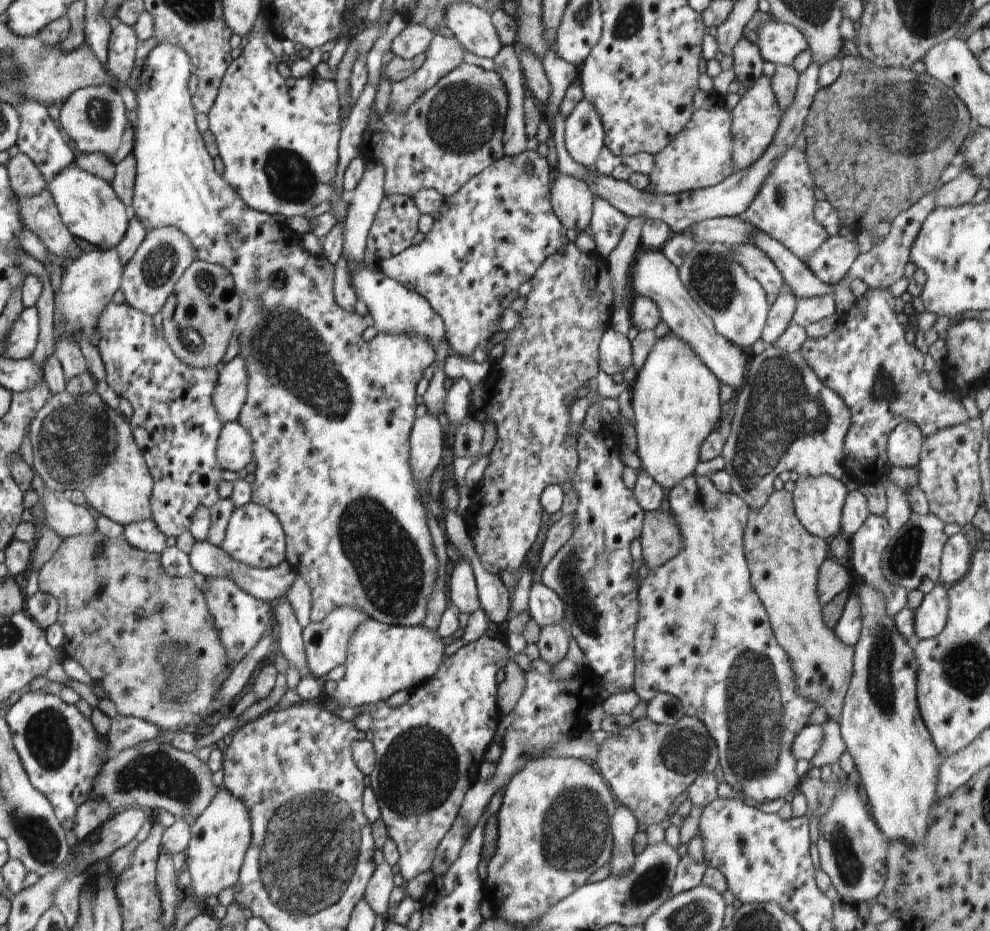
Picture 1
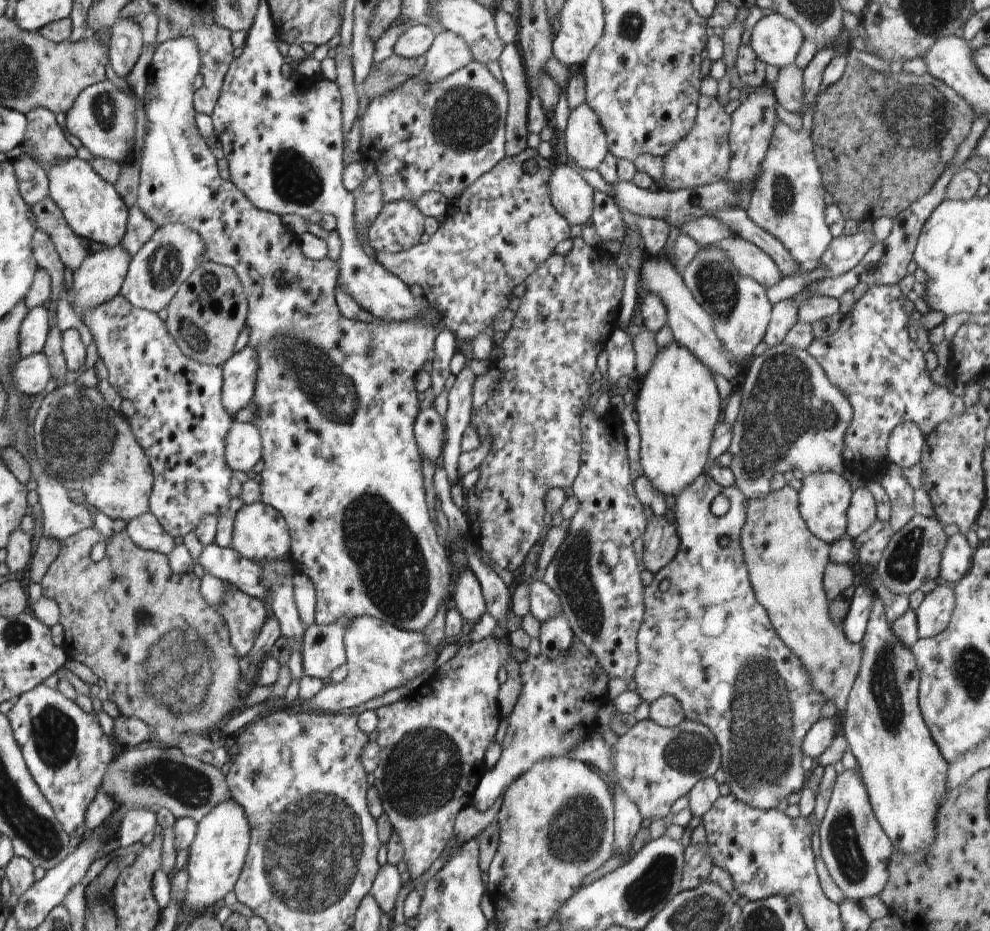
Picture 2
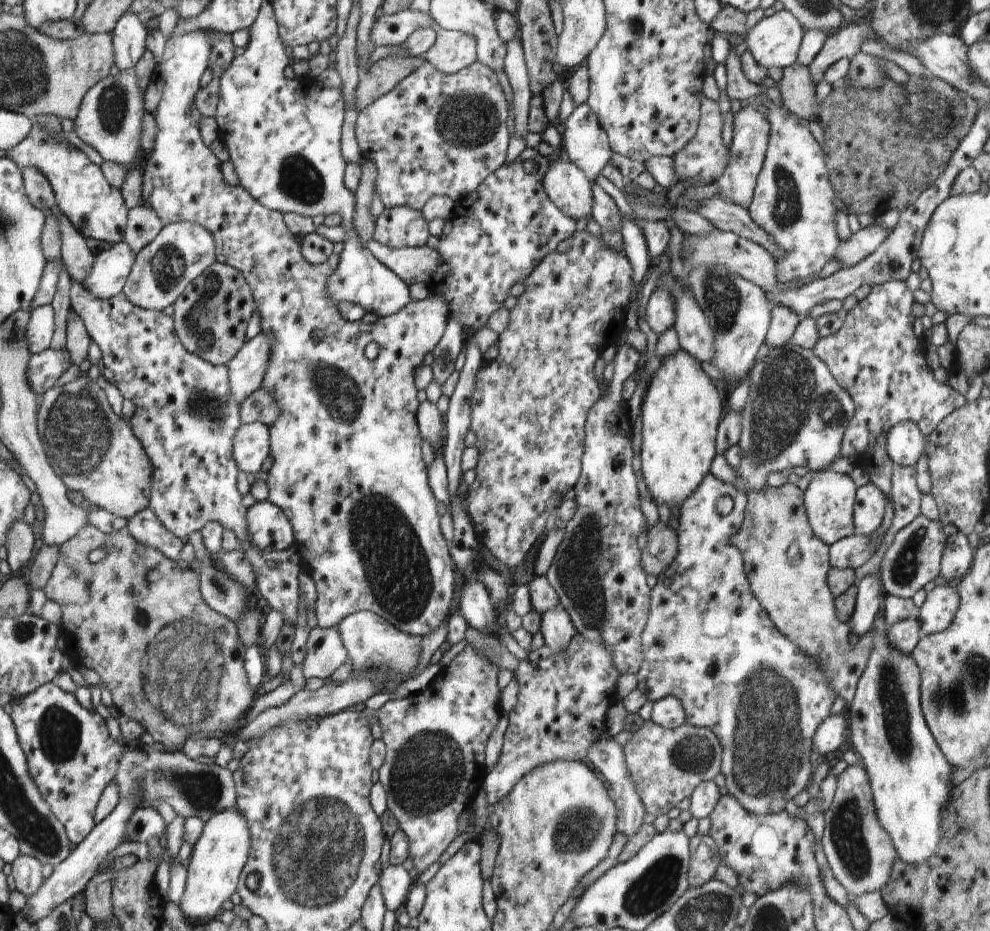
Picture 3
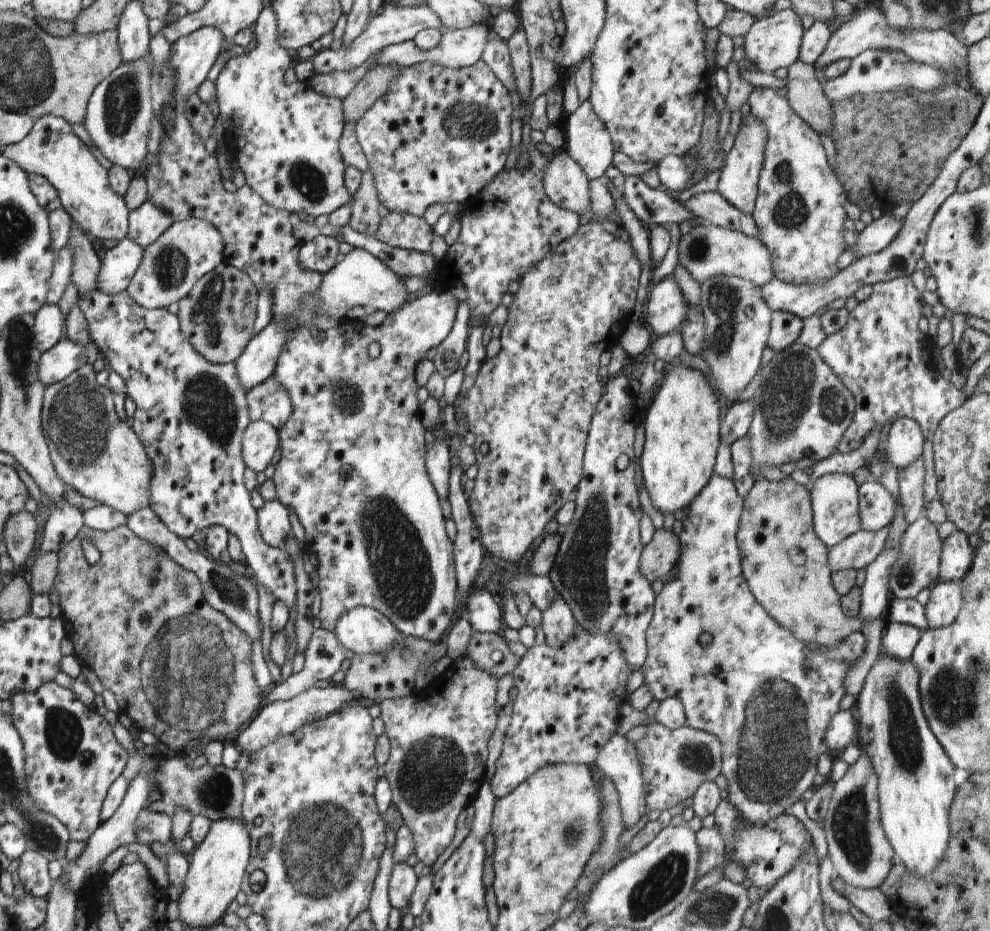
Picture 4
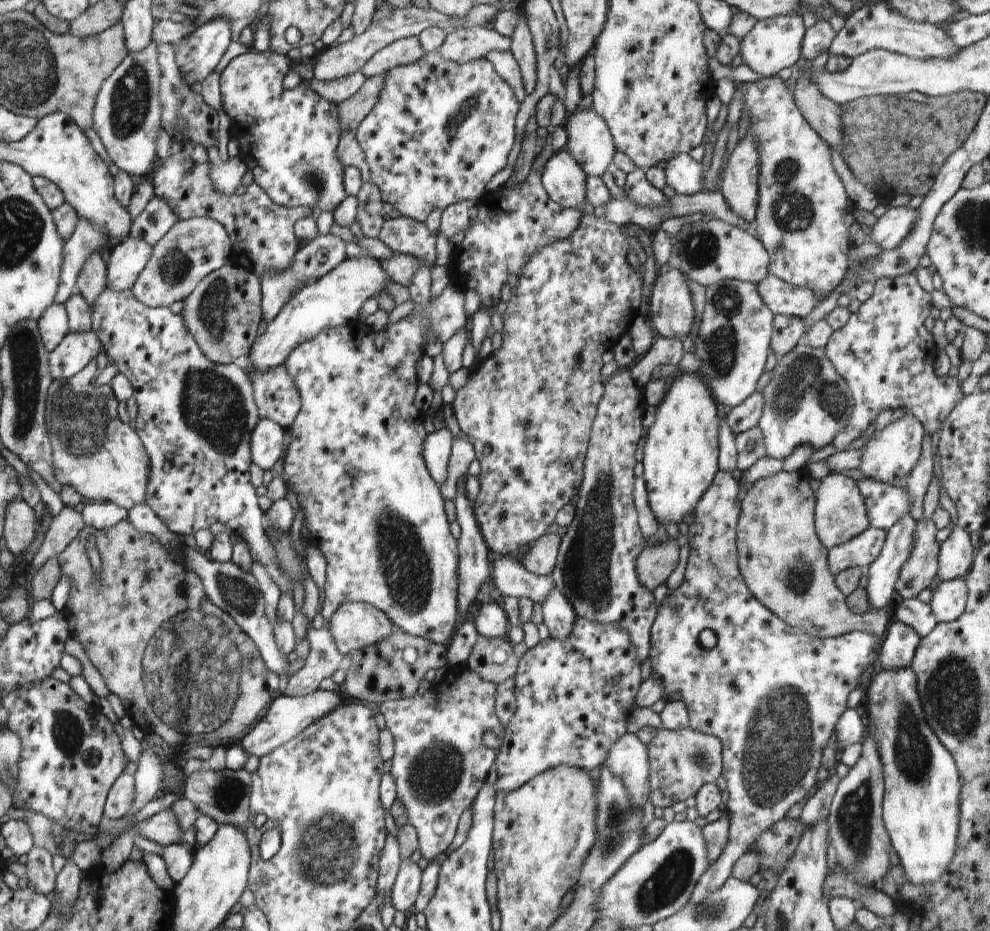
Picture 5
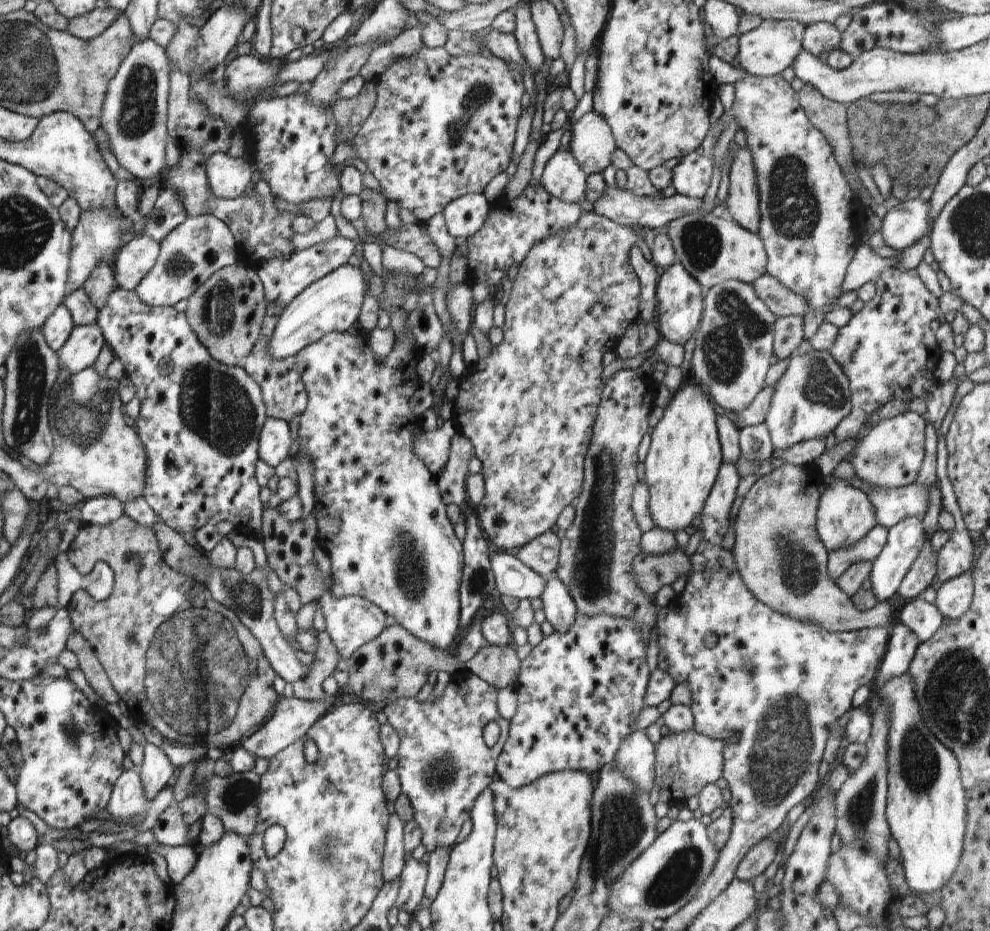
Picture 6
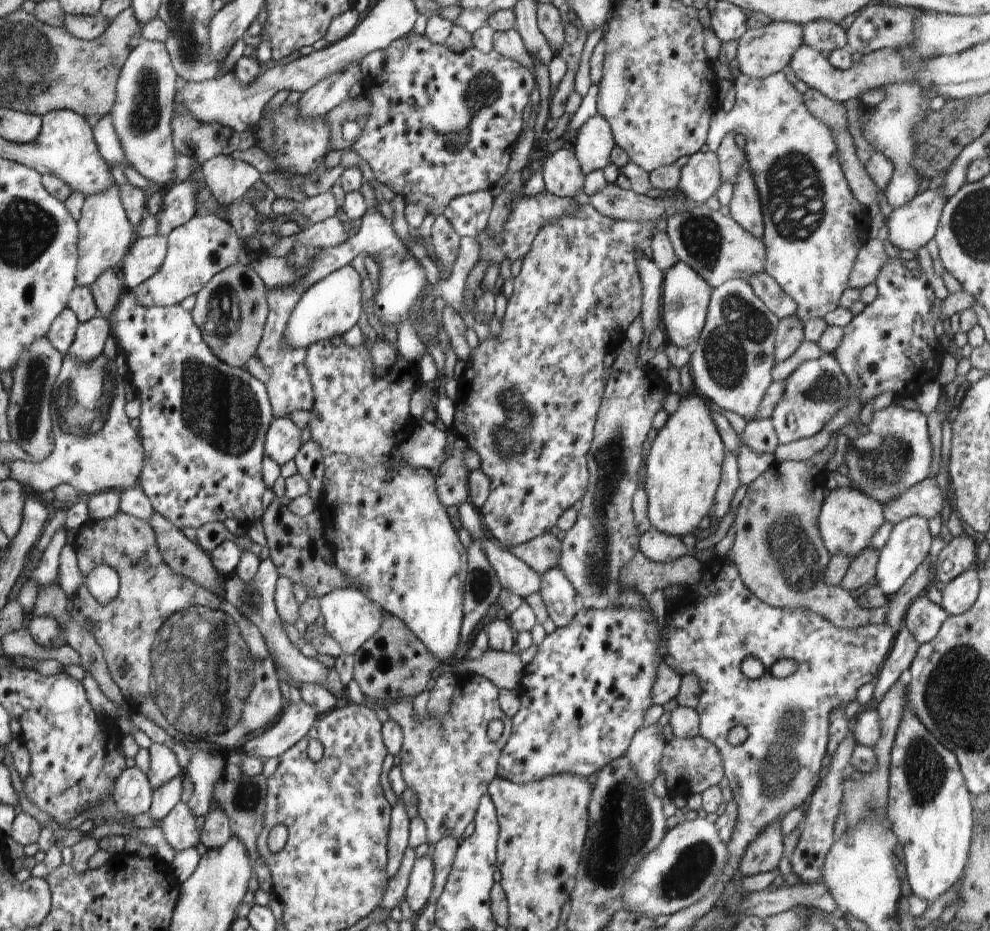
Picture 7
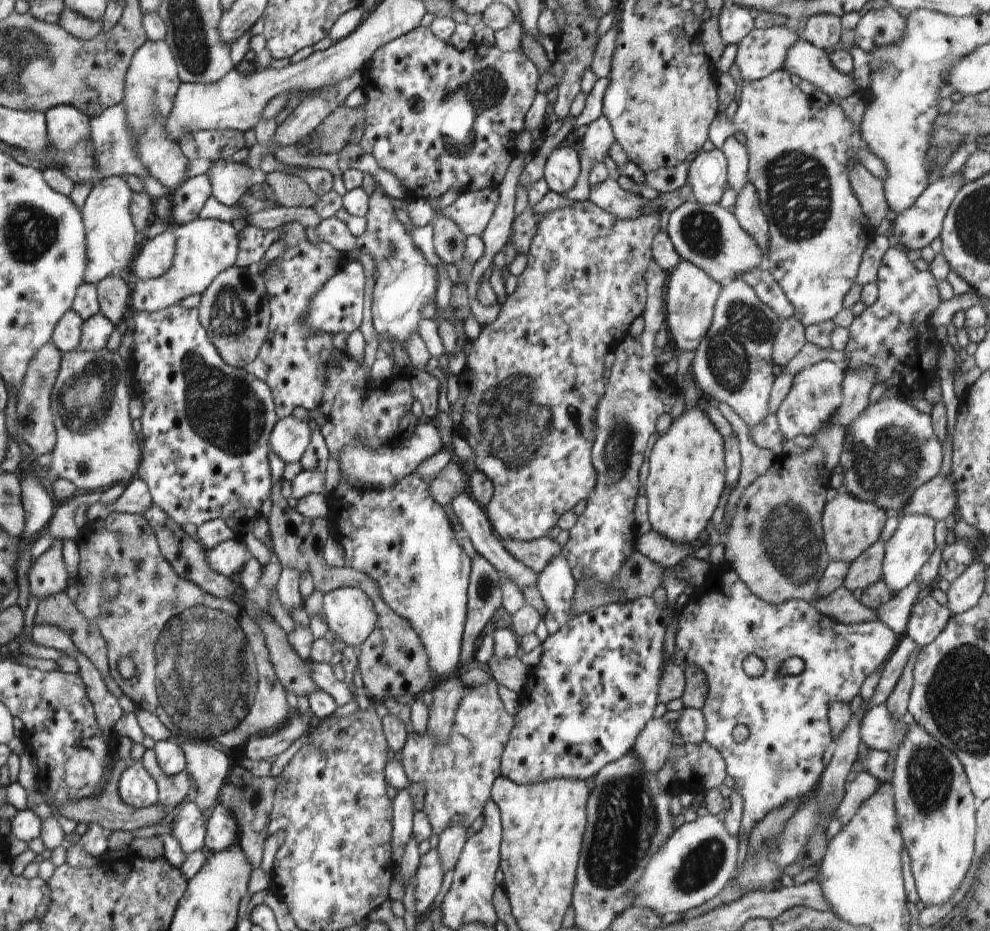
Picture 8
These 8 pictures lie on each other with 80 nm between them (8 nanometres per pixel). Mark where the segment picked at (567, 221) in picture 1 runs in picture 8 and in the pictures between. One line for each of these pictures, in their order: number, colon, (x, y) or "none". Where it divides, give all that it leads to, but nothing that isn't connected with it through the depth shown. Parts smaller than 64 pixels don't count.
2: (571, 195)
3: (568, 187)
4: (566, 184)
5: (563, 178)
6: (563, 178)
7: (562, 174)
8: (562, 168)

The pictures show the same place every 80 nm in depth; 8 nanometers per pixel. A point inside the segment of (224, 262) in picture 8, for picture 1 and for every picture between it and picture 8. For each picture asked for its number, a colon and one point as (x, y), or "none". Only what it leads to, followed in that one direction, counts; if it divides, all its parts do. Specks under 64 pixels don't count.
1: (164, 255)
2: (159, 268)
3: (183, 250)
4: (187, 250)
5: (193, 248)
6: (199, 246)
7: (205, 245)

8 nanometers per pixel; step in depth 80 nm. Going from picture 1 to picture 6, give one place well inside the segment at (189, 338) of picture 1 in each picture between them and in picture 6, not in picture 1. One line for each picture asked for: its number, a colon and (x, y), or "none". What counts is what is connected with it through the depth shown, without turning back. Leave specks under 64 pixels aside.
2: (205, 317)
3: (211, 317)
4: (218, 315)
5: (223, 313)
6: (227, 312)

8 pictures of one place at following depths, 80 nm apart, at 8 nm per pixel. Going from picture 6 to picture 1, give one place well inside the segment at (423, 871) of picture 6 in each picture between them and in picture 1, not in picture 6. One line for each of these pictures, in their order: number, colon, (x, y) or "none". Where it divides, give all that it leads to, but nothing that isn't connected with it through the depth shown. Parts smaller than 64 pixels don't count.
1: (377, 892)
2: (387, 884)
3: (394, 882)
4: (402, 880)
5: (408, 879)

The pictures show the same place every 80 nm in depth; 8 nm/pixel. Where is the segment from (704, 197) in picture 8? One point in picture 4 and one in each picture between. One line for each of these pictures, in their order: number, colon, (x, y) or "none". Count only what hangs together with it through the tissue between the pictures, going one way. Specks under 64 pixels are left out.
4: (672, 170)
5: (683, 174)
6: (691, 176)
7: (700, 177)

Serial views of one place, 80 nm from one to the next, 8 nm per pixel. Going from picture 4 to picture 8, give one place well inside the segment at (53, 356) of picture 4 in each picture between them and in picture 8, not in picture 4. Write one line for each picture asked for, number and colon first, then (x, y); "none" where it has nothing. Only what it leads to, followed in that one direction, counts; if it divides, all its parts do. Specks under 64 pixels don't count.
5: (76, 350)
6: (80, 350)
7: (88, 344)
8: (96, 330)

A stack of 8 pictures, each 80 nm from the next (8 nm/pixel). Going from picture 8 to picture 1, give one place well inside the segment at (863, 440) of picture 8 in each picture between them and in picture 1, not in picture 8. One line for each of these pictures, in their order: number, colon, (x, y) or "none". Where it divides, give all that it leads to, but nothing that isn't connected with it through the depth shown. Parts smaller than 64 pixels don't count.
1: (904, 443)
2: (904, 446)
3: (905, 444)
4: (905, 443)
5: (889, 456)
6: (890, 456)
7: (896, 453)

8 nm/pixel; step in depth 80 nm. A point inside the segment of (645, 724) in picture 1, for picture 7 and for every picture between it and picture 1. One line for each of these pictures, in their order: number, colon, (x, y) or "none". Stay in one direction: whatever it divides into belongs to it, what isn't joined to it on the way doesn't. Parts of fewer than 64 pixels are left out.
2: (653, 765)
3: (666, 765)
4: (674, 763)
5: (681, 761)
6: (685, 763)
7: (690, 765)

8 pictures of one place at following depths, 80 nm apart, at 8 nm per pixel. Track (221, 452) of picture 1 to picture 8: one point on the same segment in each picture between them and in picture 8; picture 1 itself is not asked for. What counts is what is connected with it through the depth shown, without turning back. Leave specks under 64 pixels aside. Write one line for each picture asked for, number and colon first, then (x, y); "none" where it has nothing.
2: (243, 443)
3: (251, 443)
4: (259, 443)
5: (266, 443)
6: (275, 439)
7: (282, 442)
8: (290, 437)

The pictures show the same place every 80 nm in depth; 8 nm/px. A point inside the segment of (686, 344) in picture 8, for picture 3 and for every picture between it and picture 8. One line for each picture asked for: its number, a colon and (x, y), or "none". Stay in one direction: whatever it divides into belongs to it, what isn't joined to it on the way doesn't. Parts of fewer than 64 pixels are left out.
3: (660, 312)
4: (666, 309)
5: (671, 311)
6: (679, 308)
7: (685, 297)

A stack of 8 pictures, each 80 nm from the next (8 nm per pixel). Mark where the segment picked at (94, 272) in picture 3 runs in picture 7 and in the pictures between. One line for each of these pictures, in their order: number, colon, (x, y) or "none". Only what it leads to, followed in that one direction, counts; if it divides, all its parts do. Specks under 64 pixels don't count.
4: (119, 264)
5: (129, 258)
6: (134, 260)
7: (145, 256)

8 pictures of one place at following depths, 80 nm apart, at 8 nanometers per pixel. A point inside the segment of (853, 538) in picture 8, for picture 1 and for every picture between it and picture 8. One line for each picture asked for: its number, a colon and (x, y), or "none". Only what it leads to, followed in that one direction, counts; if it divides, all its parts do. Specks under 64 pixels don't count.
1: (818, 501)
2: (824, 498)
3: (829, 498)
4: (834, 500)
5: (840, 514)
6: (845, 515)
7: (848, 518)

